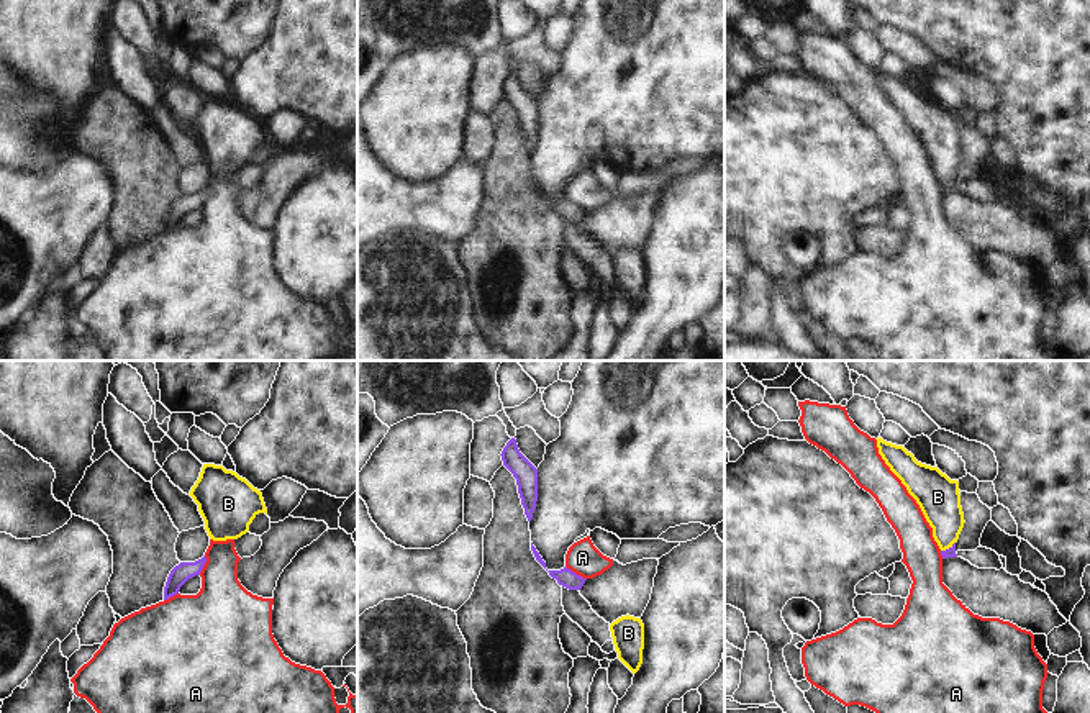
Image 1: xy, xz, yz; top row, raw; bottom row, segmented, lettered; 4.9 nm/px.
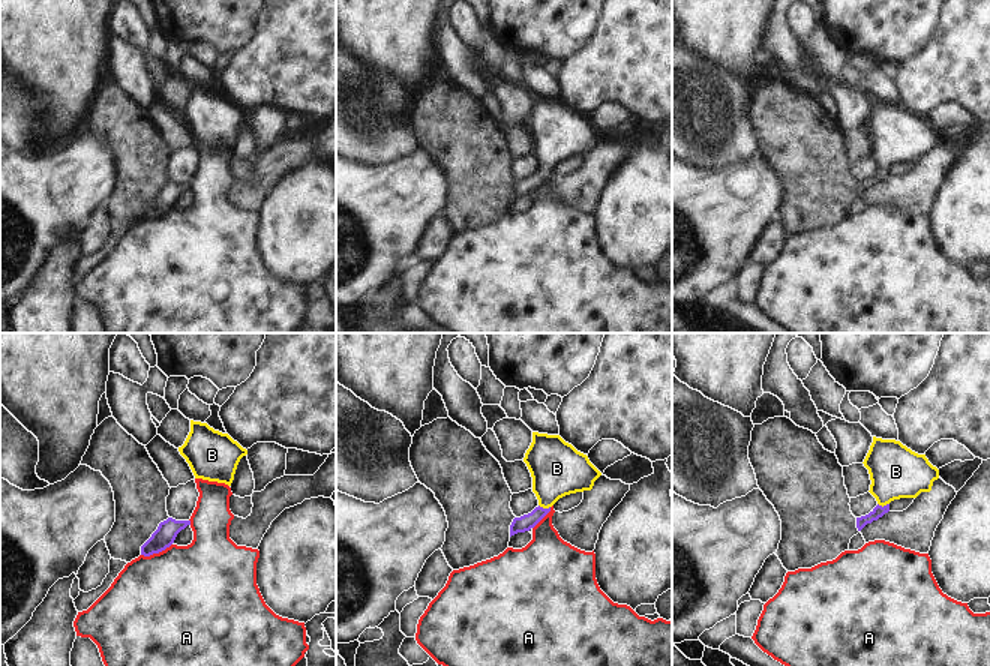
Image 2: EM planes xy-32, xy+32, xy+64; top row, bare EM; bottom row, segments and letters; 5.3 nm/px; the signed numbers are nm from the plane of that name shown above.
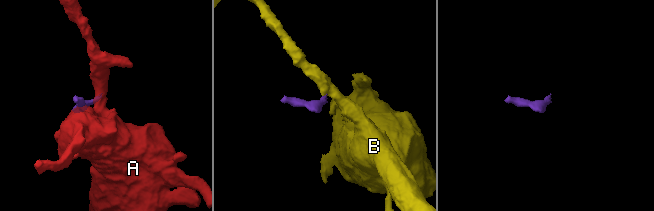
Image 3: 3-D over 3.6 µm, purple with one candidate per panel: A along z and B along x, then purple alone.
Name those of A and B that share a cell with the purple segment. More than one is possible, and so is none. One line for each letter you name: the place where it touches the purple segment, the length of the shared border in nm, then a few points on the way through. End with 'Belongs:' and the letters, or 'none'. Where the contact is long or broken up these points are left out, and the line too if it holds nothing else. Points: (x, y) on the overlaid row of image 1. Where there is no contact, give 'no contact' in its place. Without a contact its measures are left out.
B: yz (949, 548) | 90 nm | across yz (949, 553), (949, 548), (940, 500)
Belongs: B

